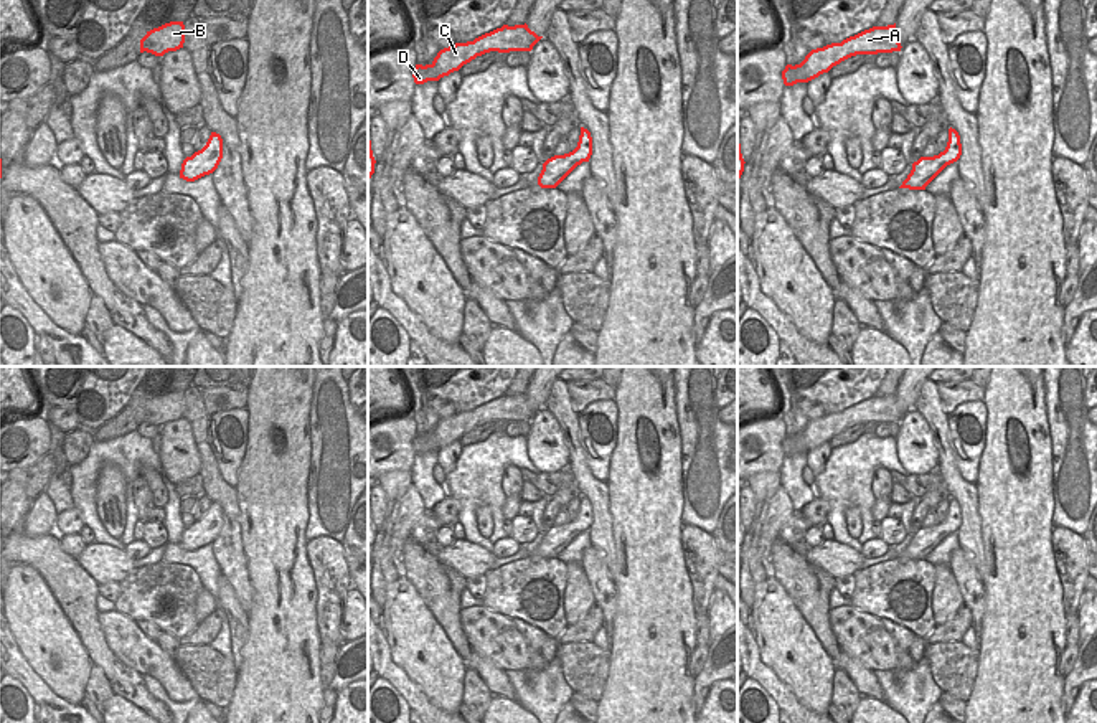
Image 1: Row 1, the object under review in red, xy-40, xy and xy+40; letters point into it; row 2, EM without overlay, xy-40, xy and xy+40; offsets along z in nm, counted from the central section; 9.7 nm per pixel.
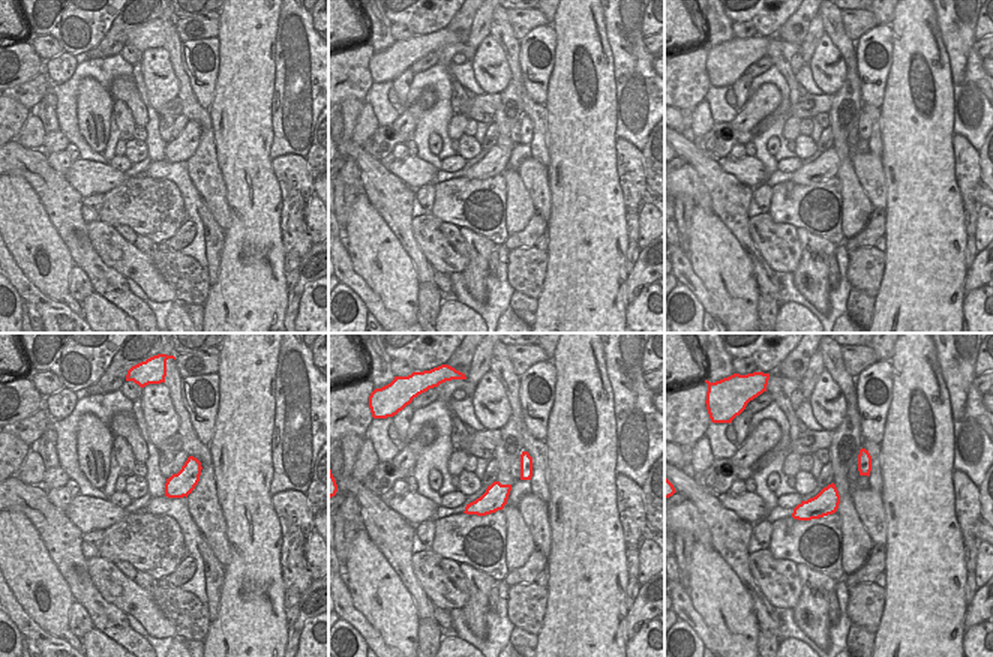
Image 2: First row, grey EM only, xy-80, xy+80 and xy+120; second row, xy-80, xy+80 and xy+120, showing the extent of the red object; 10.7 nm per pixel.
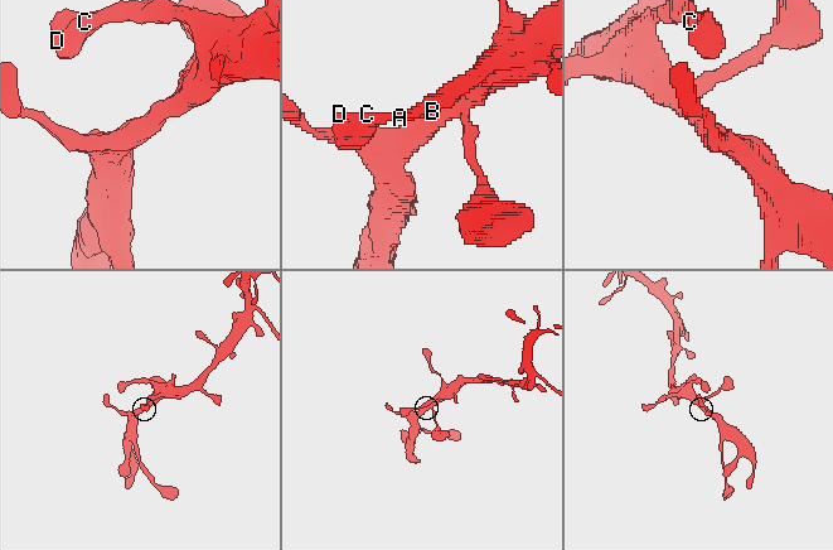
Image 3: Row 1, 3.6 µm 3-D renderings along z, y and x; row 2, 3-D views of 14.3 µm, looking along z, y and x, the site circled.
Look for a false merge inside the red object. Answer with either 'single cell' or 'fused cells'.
single cell

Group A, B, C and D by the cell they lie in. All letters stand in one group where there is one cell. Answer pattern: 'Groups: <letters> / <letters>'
Groups: A B C D

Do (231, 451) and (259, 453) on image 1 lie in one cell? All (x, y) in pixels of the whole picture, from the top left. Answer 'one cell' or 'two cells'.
two cells

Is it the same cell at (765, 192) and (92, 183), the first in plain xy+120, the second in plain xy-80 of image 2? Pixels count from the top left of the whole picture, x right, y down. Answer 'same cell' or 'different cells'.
different cells

